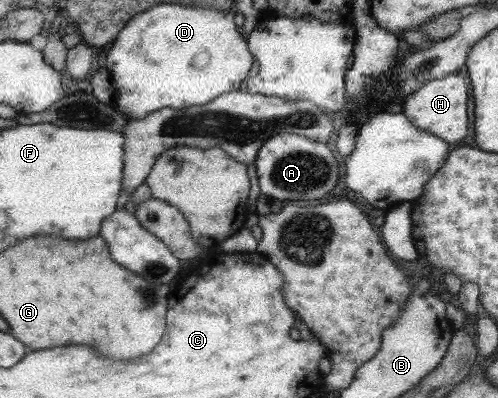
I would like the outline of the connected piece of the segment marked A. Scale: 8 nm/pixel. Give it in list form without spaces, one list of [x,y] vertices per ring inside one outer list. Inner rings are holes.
[[[278,133],[263,142],[254,161],[260,194],[273,199],[320,199],[338,183],[338,165],[324,143],[291,133]]]

